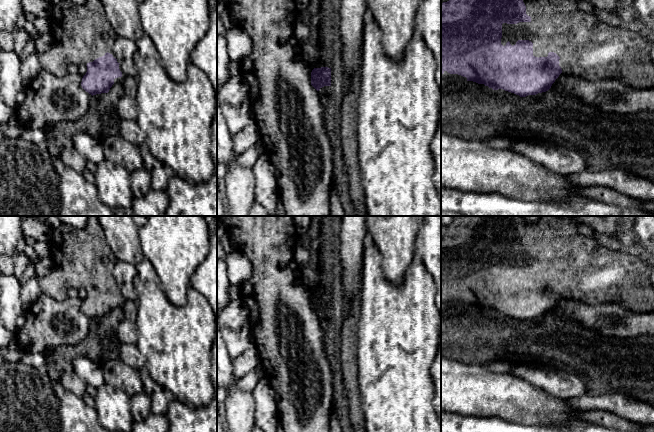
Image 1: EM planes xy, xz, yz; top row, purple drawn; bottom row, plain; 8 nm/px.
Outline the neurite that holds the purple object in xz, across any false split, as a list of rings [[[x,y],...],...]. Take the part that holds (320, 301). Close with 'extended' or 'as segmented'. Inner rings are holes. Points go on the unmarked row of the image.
[[[314,292],[311,296],[311,309],[317,315],[324,310],[331,310],[331,292]]] | as segmented

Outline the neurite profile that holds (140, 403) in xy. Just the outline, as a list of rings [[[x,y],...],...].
[[[141,392],[130,397],[131,414],[135,422],[142,422],[152,413],[151,398]]]

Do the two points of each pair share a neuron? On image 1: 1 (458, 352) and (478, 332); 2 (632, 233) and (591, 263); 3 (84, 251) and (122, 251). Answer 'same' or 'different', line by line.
1: same
2: different
3: different

